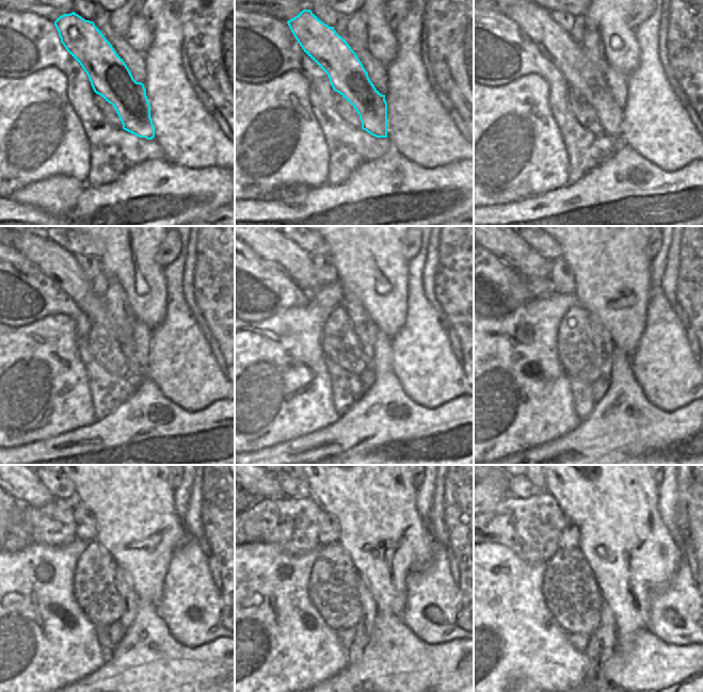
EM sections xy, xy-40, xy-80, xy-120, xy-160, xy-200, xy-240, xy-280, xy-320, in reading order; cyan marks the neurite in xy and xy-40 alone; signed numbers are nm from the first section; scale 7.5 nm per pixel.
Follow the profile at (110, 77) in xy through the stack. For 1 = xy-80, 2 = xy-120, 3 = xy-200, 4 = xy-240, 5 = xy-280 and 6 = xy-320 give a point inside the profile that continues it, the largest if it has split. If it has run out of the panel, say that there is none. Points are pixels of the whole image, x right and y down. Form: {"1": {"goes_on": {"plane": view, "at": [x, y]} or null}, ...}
{"1": {"goes_on": {"plane": "xy-80", "at": [557, 45]}}, "2": {"goes_on": {"plane": "xy-120", "at": [57, 262]}}, "3": {"goes_on": {"plane": "xy-200", "at": [510, 247]}}, "4": {"goes_on": {"plane": "xy-240", "at": [25, 486]}}, "5": {"goes_on": {"plane": "xy-280", "at": [264, 486]}}, "6": {"goes_on": {"plane": "xy-320", "at": [502, 486]}}}

